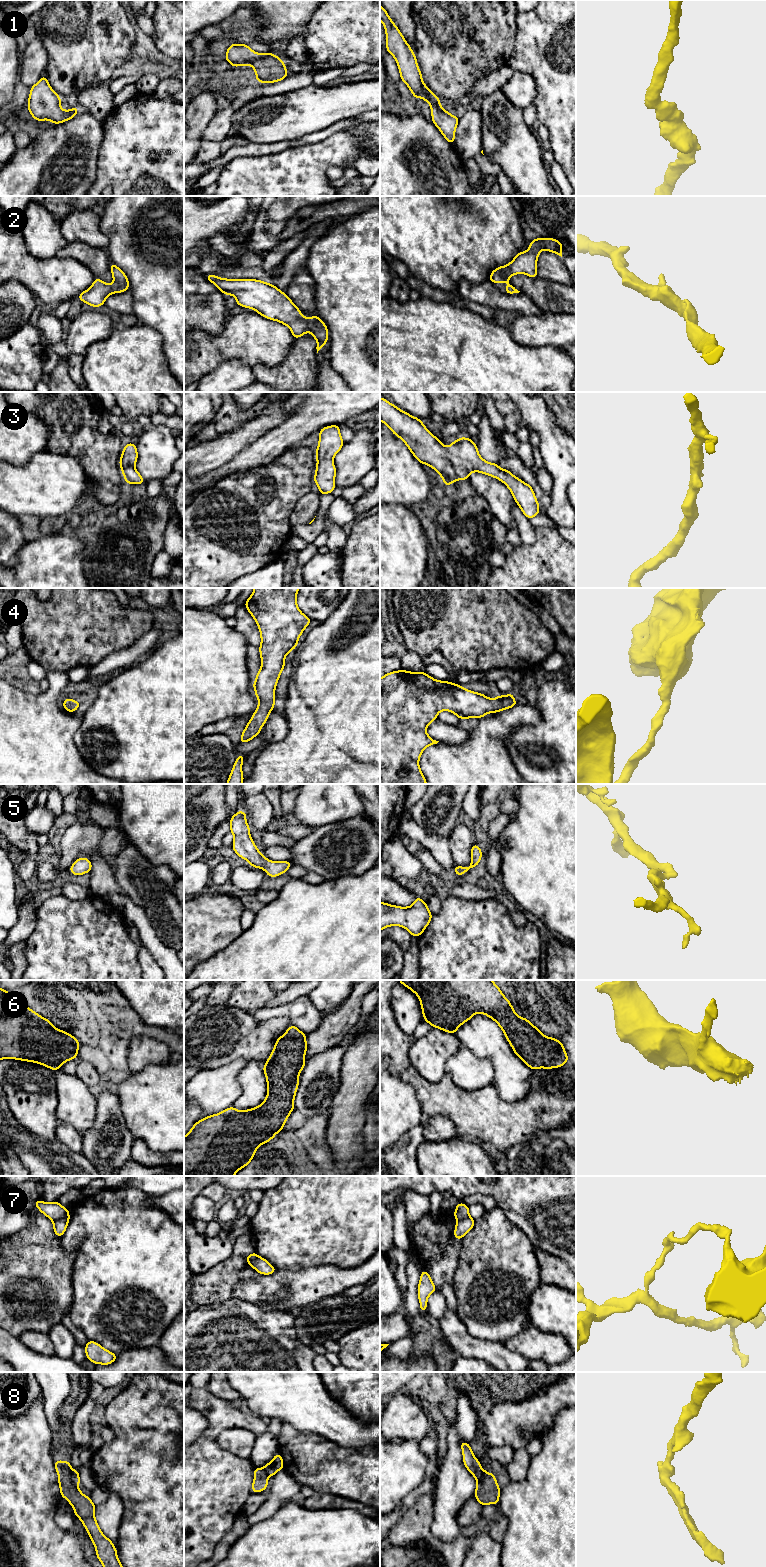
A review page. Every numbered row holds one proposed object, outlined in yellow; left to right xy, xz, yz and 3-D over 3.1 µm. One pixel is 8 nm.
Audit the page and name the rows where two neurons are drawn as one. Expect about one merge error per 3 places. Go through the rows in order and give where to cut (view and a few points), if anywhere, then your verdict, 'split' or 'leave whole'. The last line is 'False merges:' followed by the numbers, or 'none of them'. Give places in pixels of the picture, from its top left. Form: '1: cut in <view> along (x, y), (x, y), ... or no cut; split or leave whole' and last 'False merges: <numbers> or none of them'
1: no cut; leave whole
2: no cut; leave whole
3: no cut; leave whole
4: no cut; leave whole
5: no cut; leave whole
6: no cut; leave whole
7: cut in xy along (68, 1212), (53, 1222); split
8: cut in xy along (71, 1470), (71, 1480), (76, 1485); split
False merges: 7, 8

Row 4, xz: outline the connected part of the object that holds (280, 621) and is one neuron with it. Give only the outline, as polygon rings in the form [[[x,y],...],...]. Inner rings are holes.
[[[254,588],[252,595],[245,602],[245,607],[256,621],[261,644],[259,646],[261,668],[253,683],[255,696],[259,700],[257,709],[241,734],[240,743],[245,743],[257,736],[270,712],[275,706],[275,688],[285,667],[286,655],[294,650],[298,639],[311,619],[304,615],[297,606],[296,596],[300,588]]]

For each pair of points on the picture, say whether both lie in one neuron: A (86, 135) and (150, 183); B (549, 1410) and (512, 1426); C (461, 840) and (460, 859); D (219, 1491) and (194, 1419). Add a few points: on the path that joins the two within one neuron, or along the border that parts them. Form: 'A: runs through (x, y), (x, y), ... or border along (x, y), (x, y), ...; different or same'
A: border along (102, 122), (103, 139), (96, 168); different
B: runs through (540, 1412), (534, 1417), (521, 1422); same
C: runs through (461, 845), (461, 854); same
D: border along (202, 1435), (194, 1442); different

